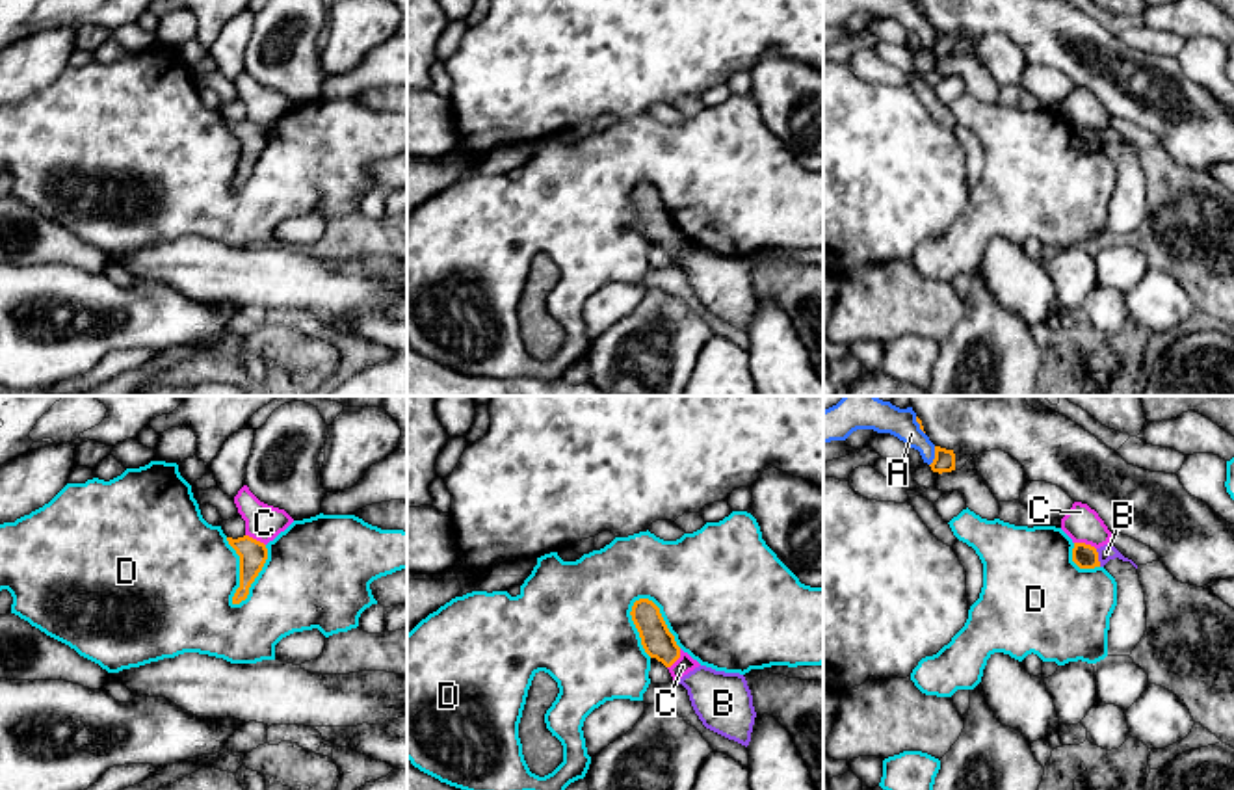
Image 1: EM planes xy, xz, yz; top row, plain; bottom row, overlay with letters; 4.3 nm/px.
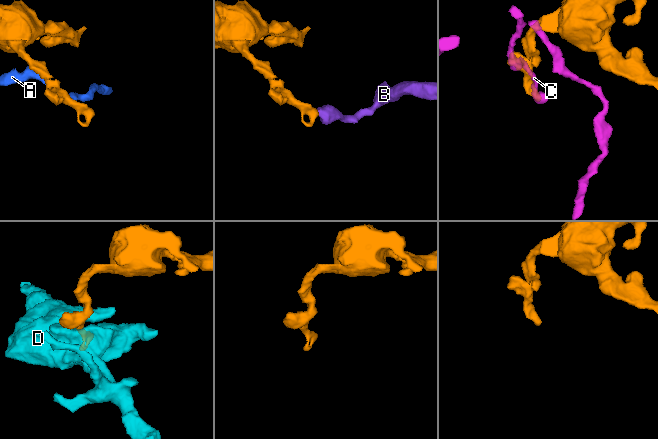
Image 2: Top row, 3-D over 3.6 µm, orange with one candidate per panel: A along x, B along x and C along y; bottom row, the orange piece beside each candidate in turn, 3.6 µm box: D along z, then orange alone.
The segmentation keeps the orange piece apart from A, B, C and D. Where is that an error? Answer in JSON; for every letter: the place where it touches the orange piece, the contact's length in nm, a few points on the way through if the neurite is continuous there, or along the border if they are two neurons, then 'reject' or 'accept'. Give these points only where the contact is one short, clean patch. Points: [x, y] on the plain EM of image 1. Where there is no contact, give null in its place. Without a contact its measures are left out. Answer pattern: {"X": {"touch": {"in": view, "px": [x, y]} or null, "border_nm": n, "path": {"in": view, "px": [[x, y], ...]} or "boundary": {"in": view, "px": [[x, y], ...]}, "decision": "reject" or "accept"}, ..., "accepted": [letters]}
{"A": {"touch": {"in": "yz", "px": [935, 39]}, "border_nm": 90, "boundary": {"in": "yz", "px": [[935, 30], [935, 41], [930, 49]]}, "decision": "reject"}, "B": {"touch": {"in": "yz", "px": [1097, 142]}, "border_nm": 80, "boundary": {"in": "yz", "px": [[1095, 132], [1101, 149]]}, "decision": "reject"}, "C": {"touch": {"in": "yz", "px": [1084, 127]}, "border_nm": 100, "boundary": {"in": "yz", "px": [[1075, 125], [1084, 125], [1095, 132]]}, "decision": "reject"}, "D": {"touch": {"in": "xy", "px": [240, 157]}, "border_nm": 300, "decision": "reject"}, "accepted": []}

